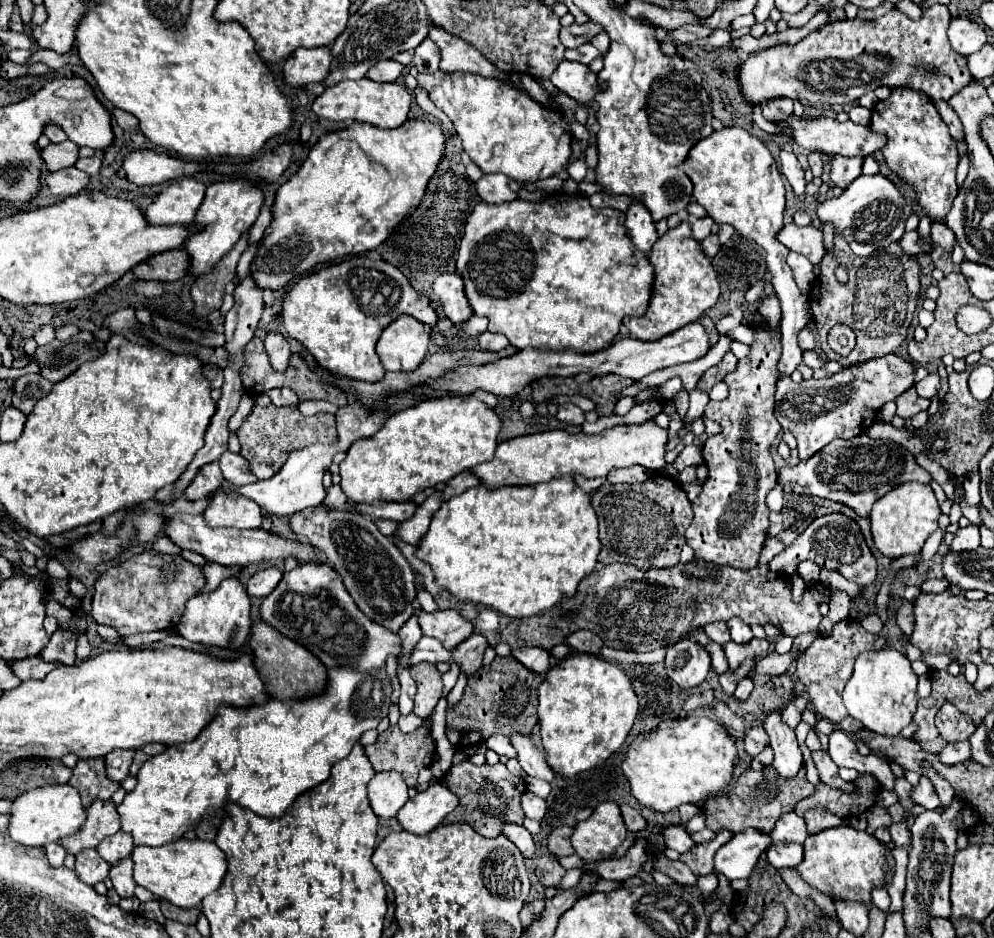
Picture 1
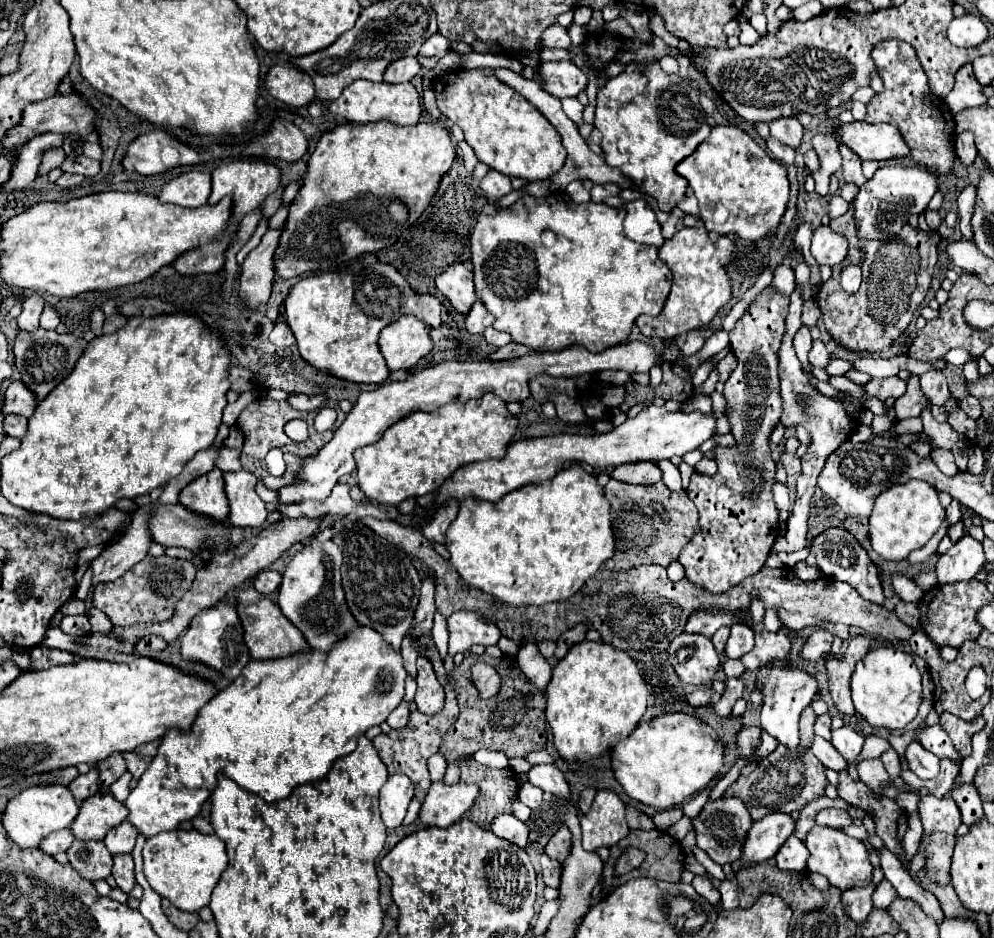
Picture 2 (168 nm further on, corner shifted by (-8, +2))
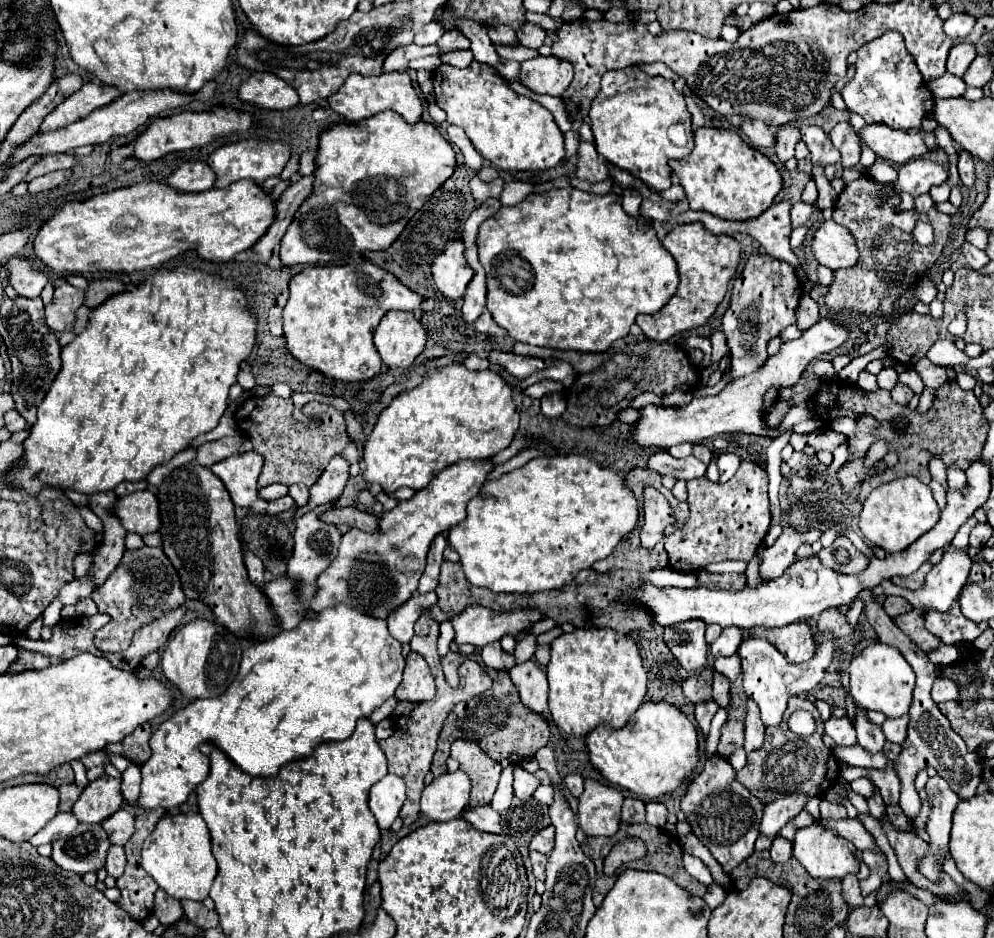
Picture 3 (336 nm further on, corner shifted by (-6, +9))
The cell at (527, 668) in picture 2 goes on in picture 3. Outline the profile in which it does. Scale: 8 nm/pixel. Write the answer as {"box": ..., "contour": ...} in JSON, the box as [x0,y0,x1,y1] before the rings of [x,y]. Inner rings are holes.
{"box":[510,660,548,714],"contour":[[[526,660],[522,664],[516,664],[510,670],[510,678],[516,684],[524,704],[534,712],[546,714],[546,710],[548,710],[548,680],[546,680],[544,670],[536,664],[536,660]]]}

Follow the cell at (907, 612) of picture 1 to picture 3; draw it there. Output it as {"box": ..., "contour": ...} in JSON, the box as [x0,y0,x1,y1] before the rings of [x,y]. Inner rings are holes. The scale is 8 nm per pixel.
{"box":[884,596,914,618],"contour":[[[888,596],[886,600],[884,600],[884,610],[888,612],[888,616],[890,618],[896,618],[896,616],[900,616],[900,614],[904,614],[904,612],[910,612],[914,606],[906,600],[906,598],[900,598],[900,596]]]}

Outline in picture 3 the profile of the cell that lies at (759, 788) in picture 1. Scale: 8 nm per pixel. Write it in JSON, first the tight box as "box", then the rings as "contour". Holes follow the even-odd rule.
{"box":[736,696,840,804],"contour":[[[796,696],[788,702],[788,712],[784,716],[784,724],[780,728],[766,728],[766,742],[760,750],[754,750],[748,754],[746,766],[736,772],[736,780],[744,784],[756,798],[760,798],[762,804],[770,804],[786,794],[804,792],[808,796],[820,796],[830,786],[834,786],[840,778],[840,766],[834,758],[832,750],[824,746],[822,734],[824,734],[824,722],[820,720],[820,714],[806,696]],[[796,710],[808,710],[816,720],[816,732],[810,736],[798,736],[788,728],[788,718]]]}

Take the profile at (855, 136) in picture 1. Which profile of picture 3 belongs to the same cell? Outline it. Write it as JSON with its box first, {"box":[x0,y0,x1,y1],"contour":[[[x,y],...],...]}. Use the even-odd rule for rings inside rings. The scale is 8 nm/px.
{"box":[856,124,938,164],"contour":[[[866,124],[856,134],[860,136],[860,142],[864,142],[876,156],[892,160],[894,164],[906,164],[908,160],[938,148],[932,132],[914,128],[912,132],[904,132],[886,124]]]}

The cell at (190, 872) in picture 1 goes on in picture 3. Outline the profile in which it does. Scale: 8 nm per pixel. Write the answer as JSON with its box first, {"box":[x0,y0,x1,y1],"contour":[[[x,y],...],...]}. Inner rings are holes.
{"box":[142,814,216,900],"contour":[[[200,814],[164,816],[142,846],[142,868],[176,900],[204,900],[216,878],[210,830]]]}

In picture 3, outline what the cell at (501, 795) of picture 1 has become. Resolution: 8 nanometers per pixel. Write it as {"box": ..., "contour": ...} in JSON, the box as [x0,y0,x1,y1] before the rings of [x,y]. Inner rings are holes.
{"box":[452,738,502,808],"contour":[[[458,738],[456,744],[452,744],[452,758],[460,762],[460,770],[466,772],[472,780],[470,806],[476,808],[490,804],[502,766],[490,756],[486,756],[478,744],[464,738]]]}

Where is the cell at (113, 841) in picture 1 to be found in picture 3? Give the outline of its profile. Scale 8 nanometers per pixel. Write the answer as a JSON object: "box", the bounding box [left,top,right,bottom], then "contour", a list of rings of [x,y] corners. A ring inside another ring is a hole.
{"box":[102,808,134,846],"contour":[[[120,808],[116,814],[112,814],[108,820],[104,820],[102,826],[106,828],[112,844],[124,846],[130,840],[130,836],[134,834],[134,816],[128,814],[124,808]]]}

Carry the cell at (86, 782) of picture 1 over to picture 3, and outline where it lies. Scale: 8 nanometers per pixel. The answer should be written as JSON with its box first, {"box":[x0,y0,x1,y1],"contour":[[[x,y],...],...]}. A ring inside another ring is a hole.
{"box":[58,784,82,812],"contour":[[[66,784],[66,786],[60,786],[58,792],[60,792],[60,812],[68,812],[74,802],[80,798],[82,794],[82,786],[76,786],[76,784]]]}

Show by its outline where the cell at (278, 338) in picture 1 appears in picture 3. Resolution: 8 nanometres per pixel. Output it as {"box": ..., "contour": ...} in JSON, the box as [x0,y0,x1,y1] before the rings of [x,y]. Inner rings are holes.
{"box":[268,306,282,336],"contour":[[[272,306],[270,312],[268,312],[268,326],[270,326],[270,332],[272,336],[282,336],[282,306]]]}

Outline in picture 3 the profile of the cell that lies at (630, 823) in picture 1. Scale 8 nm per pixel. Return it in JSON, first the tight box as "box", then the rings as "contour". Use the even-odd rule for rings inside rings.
{"box":[622,796,646,824],"contour":[[[628,796],[624,800],[624,806],[622,806],[622,822],[626,822],[626,824],[638,824],[638,822],[644,822],[644,818],[646,818],[644,800]]]}

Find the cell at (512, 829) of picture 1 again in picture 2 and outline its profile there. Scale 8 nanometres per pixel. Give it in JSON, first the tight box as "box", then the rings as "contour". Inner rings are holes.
{"box":[490,815,528,847],"contour":[[[498,815],[498,819],[494,819],[494,823],[490,823],[490,831],[496,837],[502,837],[518,847],[526,847],[528,841],[528,827],[518,821],[514,815]]]}

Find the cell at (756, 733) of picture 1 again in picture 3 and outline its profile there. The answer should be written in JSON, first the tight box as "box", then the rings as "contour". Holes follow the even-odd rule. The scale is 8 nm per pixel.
{"box":[718,720,744,758],"contour":[[[728,720],[722,726],[722,738],[718,744],[718,754],[728,758],[734,750],[742,748],[744,744],[744,724],[738,720]]]}

